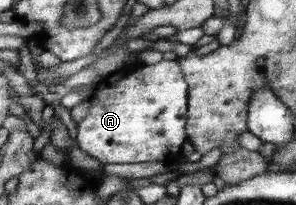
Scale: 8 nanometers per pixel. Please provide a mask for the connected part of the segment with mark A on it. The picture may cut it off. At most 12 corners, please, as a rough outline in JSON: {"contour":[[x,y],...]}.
{"contour":[[179,60],[99,81],[77,124],[102,164],[158,162],[189,140]]}

